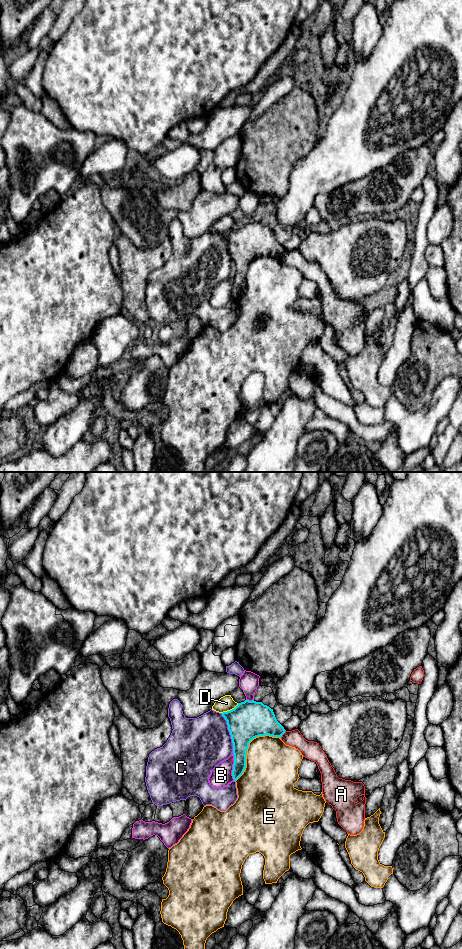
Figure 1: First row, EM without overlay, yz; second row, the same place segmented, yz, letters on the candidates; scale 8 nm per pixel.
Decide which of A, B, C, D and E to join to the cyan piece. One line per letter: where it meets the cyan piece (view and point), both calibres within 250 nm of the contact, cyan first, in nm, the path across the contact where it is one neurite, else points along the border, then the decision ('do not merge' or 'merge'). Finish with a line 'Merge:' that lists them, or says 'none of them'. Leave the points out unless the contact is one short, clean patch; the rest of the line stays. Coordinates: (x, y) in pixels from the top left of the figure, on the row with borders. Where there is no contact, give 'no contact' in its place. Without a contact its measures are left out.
A: yz (283, 733) | 280/140 nm | along yz (285, 730), (280, 737) | do not merge
B: yz (233, 767) | 160/170 nm | do not merge
C: yz (230, 733) | 300/420 nm | do not merge
D: yz (230, 710) | 300/130 nm | do not merge
E: yz (248, 746) | 300/420 nm | do not merge
Merge: none of them

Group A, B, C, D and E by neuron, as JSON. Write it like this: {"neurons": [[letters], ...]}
{"neurons": [["A"], ["B"], ["C"], ["D"], ["E"]]}

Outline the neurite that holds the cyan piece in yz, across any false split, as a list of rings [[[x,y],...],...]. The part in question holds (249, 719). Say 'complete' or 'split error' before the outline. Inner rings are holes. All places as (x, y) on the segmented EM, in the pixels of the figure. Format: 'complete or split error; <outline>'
complete; [[[245,700],[234,709],[221,714],[227,721],[233,743],[232,776],[236,781],[246,768],[249,743],[254,738],[265,735],[281,738],[286,730],[277,721],[273,709],[254,700]]]

